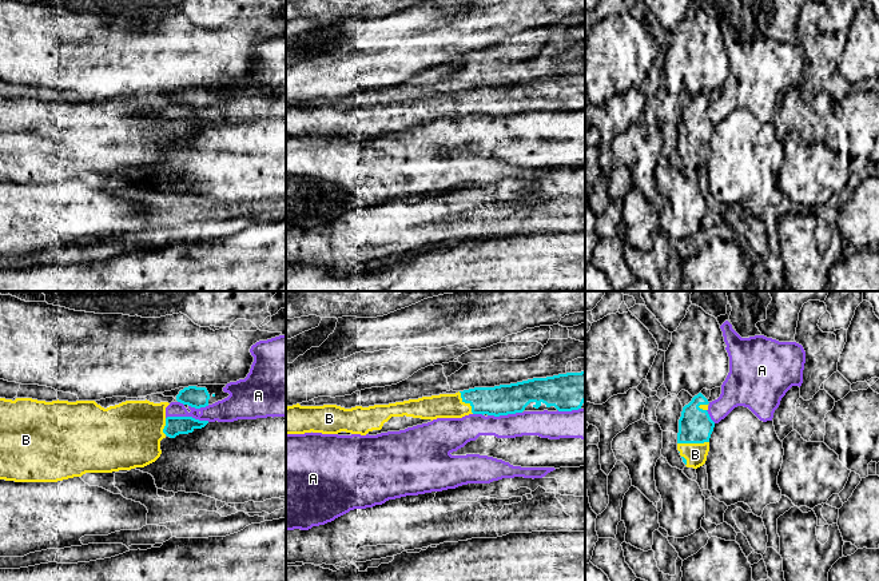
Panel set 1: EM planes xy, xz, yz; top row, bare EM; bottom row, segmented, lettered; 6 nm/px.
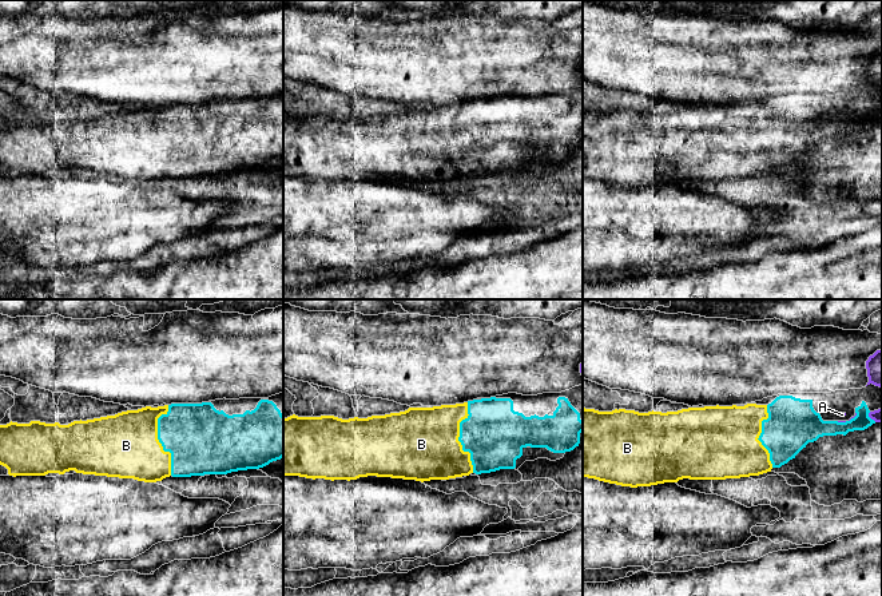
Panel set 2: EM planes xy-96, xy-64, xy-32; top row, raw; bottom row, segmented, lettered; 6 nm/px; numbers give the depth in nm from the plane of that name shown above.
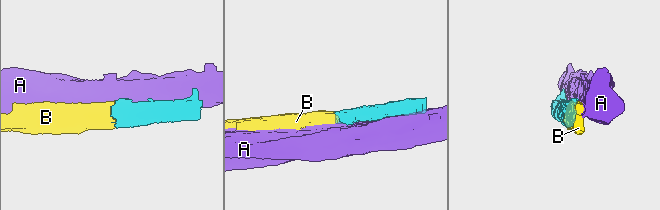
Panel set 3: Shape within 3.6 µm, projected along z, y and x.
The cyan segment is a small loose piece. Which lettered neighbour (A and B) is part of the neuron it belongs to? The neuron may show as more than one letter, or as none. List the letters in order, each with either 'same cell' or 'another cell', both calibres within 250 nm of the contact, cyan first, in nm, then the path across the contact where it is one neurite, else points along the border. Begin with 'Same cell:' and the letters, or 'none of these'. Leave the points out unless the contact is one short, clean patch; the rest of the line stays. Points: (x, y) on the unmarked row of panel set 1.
Same cell: B
A: another cell; calibres 110 and 140 nm
B: same cell; calibres 200 and 130 nm; way yz (695, 126), (692, 143), (695, 155)

